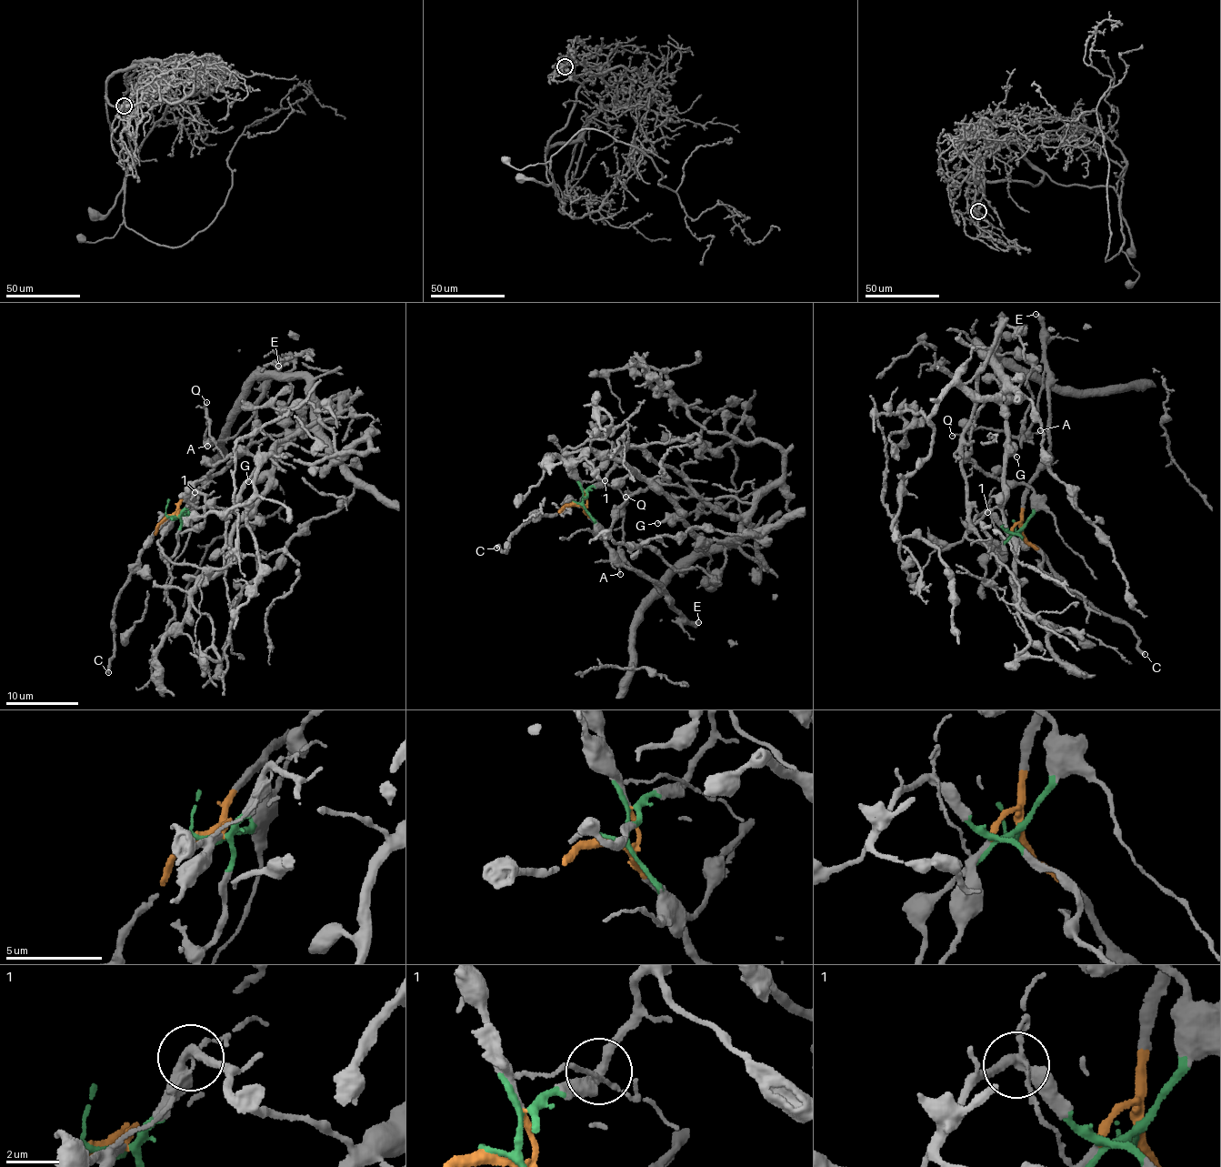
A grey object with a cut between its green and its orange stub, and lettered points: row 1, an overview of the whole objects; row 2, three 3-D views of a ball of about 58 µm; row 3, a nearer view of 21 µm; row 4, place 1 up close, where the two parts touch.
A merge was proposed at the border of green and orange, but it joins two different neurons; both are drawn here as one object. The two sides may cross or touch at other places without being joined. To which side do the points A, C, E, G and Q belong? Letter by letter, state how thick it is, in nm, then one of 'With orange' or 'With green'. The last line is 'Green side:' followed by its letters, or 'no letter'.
A: Thickness 140 nm. With orange
C: Thickness 320 nm. With orange
E: Thickness 360 nm. With orange
G: Thickness 180 nm. With green
Q: Thickness 120 nm. With orange
Green side: G

